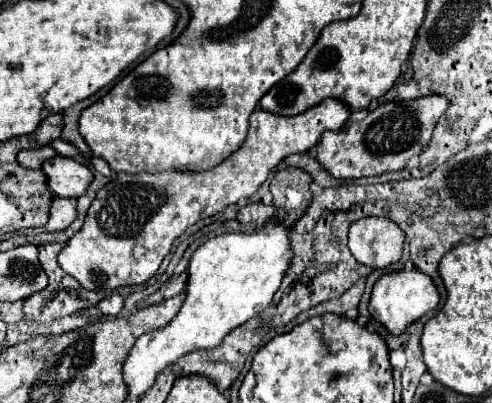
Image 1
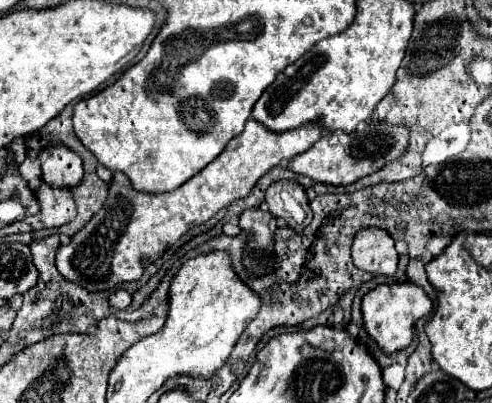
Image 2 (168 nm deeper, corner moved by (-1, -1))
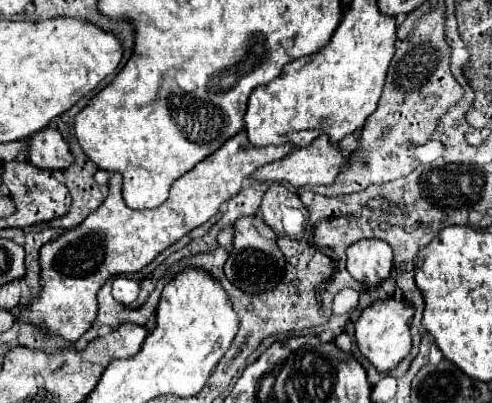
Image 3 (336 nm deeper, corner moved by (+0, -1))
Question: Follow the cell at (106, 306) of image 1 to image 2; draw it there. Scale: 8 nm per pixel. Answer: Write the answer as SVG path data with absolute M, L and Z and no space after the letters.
M117 289L117 291L113 291L113 293L111 293L109 303L111 303L111 307L125 309L125 307L129 307L129 303L131 303L131 293L129 293L129 291L125 291L125 289Z

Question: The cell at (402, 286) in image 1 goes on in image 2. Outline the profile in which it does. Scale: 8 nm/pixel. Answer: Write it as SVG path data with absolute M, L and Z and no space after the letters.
M393 283L393 285L379 285L371 289L361 303L363 311L363 329L367 335L389 355L395 351L401 351L411 345L413 341L413 323L421 317L425 317L433 309L431 299L411 283Z

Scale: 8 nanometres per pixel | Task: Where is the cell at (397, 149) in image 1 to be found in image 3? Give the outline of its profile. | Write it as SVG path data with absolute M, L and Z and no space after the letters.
M322 135L322 137L316 137L312 141L312 145L302 147L302 149L294 149L284 159L260 167L252 175L252 179L256 179L256 181L288 181L294 187L332 185L332 181L336 181L338 173L342 173L342 169L348 165L348 161L350 161L350 157L344 157L342 149L338 145L330 145L330 139L326 135Z

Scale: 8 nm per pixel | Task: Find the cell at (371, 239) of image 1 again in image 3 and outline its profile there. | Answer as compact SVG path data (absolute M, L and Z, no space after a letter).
M362 239L348 247L348 271L356 281L374 287L392 271L392 249L380 239Z

